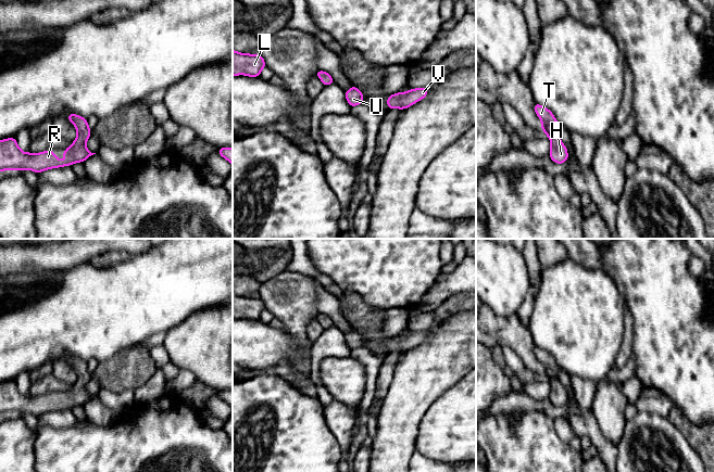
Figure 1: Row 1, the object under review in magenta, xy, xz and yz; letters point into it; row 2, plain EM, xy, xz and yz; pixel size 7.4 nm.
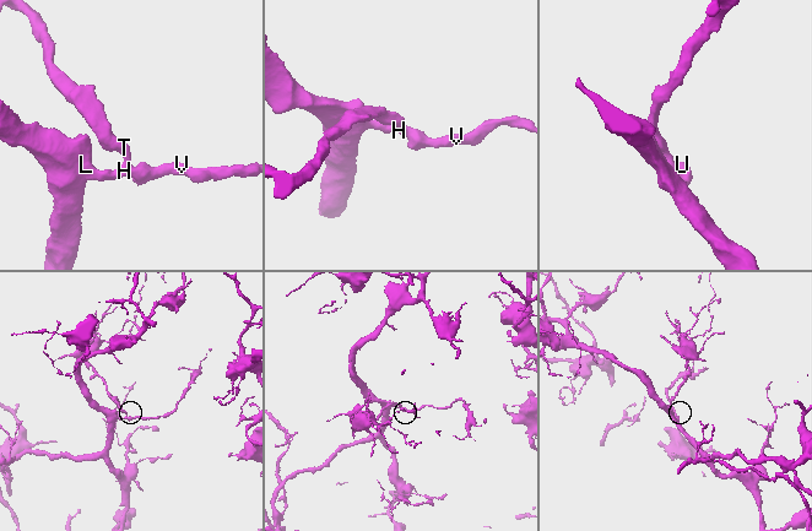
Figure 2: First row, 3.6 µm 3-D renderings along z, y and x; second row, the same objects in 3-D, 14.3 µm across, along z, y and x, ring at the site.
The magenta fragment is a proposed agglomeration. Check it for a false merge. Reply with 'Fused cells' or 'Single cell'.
Single cell

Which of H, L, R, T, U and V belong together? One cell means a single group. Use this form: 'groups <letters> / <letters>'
groups H L R T U V

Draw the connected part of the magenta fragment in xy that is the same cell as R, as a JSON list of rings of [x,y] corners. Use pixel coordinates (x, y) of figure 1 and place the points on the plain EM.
[[[67,357],[66,361],[74,367],[77,374],[76,383],[62,396],[63,400],[70,401],[68,404],[58,403],[52,393],[41,396],[24,396],[18,391],[16,381],[7,381],[0,384],[0,414],[29,412],[38,417],[50,411],[72,409],[77,405],[84,406],[96,397],[85,388],[91,379],[88,363],[77,357]]]

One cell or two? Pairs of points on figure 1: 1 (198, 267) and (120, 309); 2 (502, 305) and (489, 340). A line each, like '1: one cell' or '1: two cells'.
1: one cell
2: two cells

